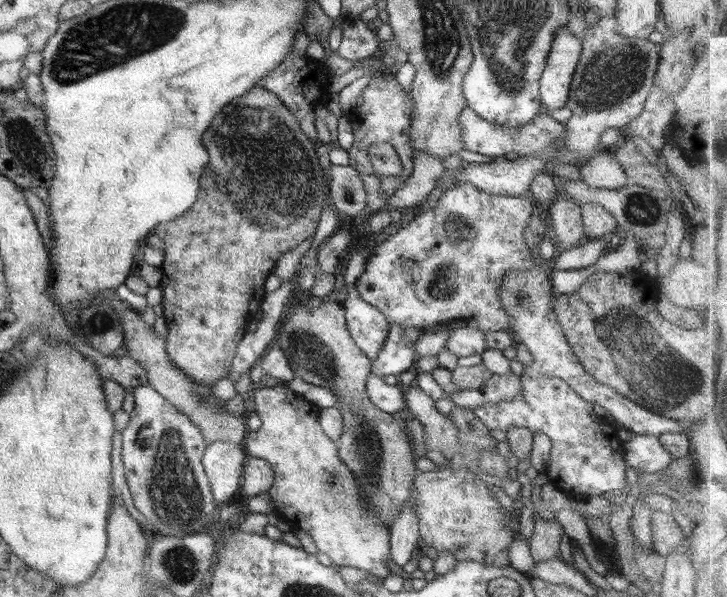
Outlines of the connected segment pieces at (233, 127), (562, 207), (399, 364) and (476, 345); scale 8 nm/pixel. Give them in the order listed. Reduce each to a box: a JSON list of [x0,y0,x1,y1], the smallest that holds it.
[[153,85,325,385],[550,194,587,252],[371,324,424,377],[445,325,488,359]]

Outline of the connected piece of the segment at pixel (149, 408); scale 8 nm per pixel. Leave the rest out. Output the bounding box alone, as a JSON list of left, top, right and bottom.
[122,384,218,538]

